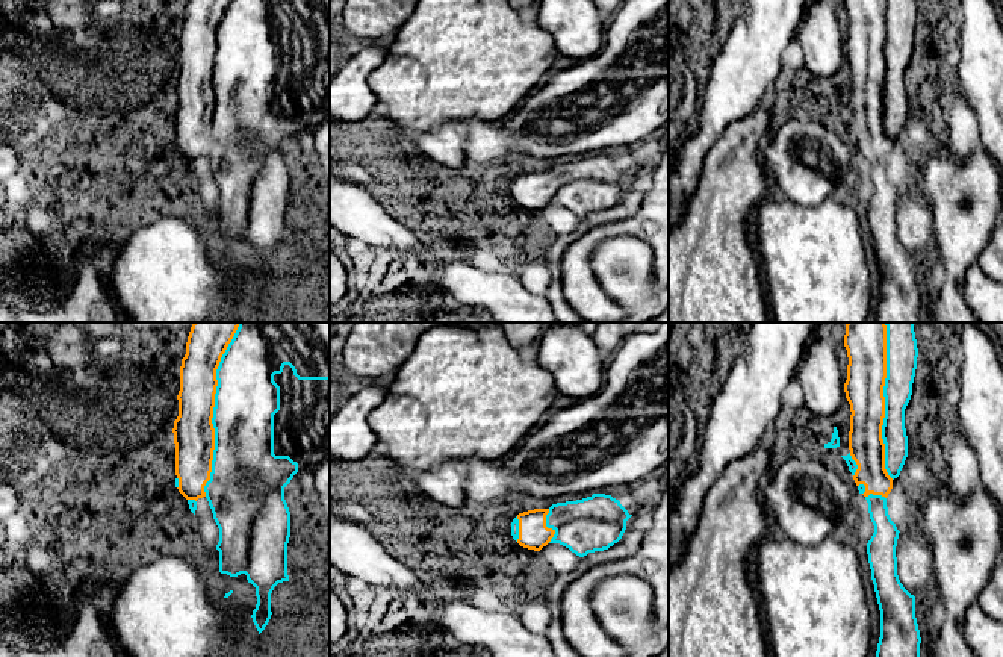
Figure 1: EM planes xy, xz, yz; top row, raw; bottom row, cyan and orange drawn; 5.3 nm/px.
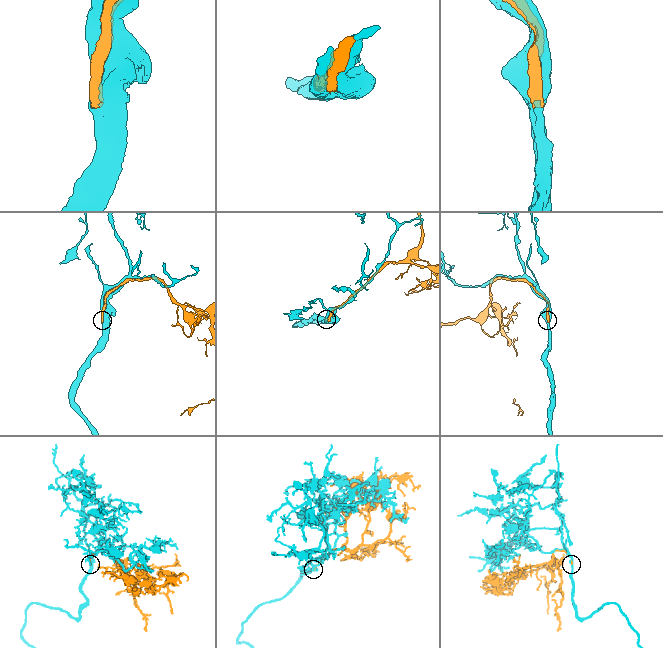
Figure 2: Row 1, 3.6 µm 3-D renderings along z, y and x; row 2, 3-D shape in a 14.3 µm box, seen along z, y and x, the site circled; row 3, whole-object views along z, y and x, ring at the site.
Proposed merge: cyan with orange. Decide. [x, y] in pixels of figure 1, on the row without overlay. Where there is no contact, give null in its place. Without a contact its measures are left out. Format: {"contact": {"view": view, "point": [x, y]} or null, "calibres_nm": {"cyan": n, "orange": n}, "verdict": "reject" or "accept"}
{"contact": {"view": "xy", "point": [212, 79]}, "calibres_nm": {"cyan": 340, "orange": 220}, "verdict": "accept"}

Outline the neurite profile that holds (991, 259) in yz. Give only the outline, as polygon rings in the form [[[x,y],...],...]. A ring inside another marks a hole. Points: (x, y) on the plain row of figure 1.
[[[998,223],[991,233],[989,242],[977,259],[977,265],[992,280],[1003,283],[1003,224]]]

